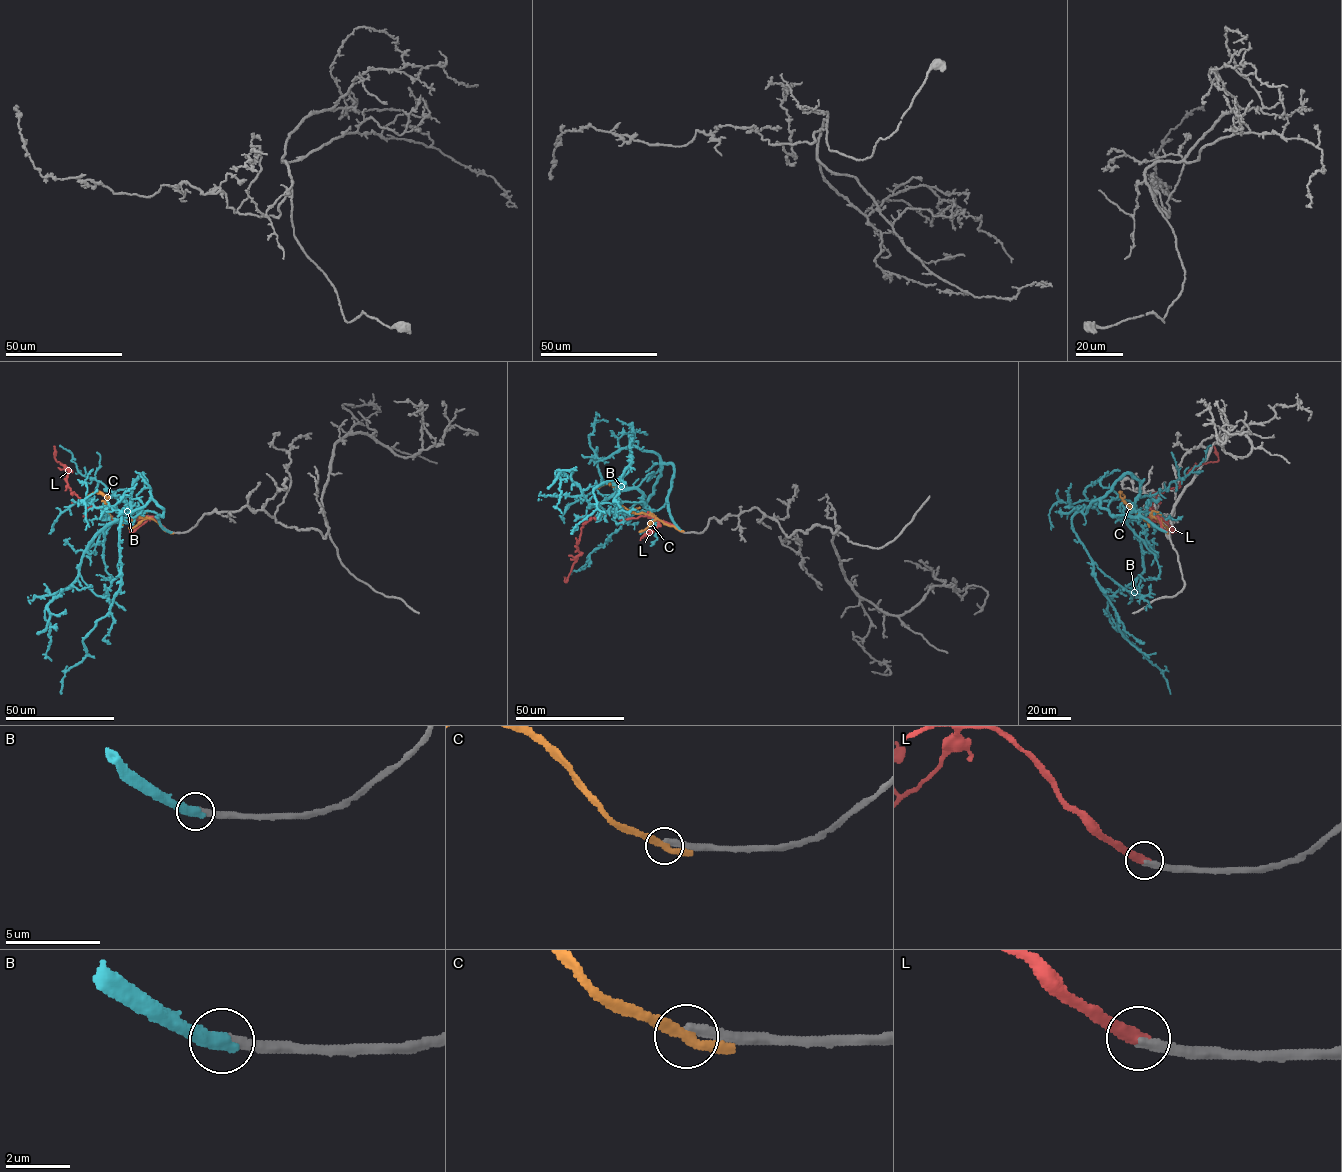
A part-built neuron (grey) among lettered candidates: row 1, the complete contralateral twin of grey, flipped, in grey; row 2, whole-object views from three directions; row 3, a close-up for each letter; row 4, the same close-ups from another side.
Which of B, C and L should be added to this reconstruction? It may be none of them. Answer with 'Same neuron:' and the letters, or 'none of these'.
Same neuron: L

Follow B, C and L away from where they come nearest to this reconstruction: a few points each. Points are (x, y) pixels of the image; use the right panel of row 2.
B: (1167, 532), (1140, 516), (1111, 515), (1098, 499), (1072, 520), (1118, 628), (1162, 672), (1170, 694)
C: (1167, 532), (1161, 520), (1155, 517), (1150, 522), (1145, 521), (1132, 510), (1120, 492), (1125, 496)
L: (1167, 532), (1149, 513), (1156, 495), (1177, 487), (1200, 464), (1216, 462), (1213, 446)

